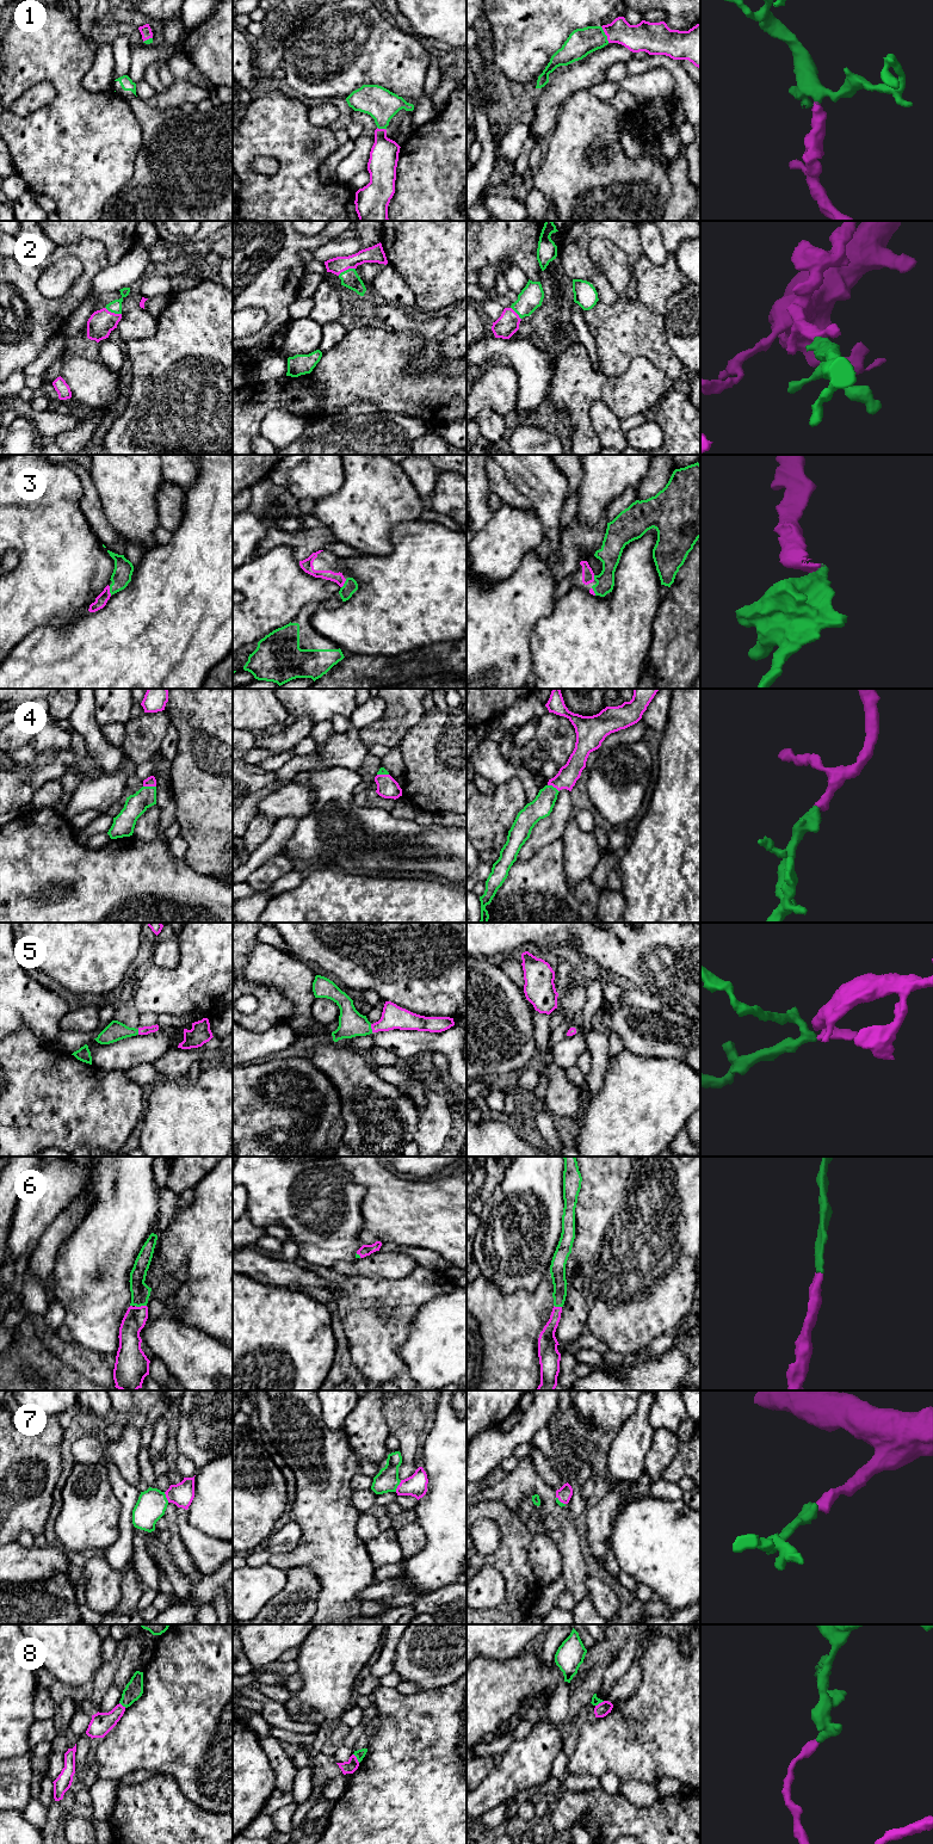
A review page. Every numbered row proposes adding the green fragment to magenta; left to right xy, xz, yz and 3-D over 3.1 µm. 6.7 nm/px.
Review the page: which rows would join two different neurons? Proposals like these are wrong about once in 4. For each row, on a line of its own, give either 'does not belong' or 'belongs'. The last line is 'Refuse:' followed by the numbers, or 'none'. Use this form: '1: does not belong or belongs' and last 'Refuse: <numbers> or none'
1: belongs
2: belongs
3: belongs
4: belongs
5: belongs
6: belongs
7: belongs
8: does not belong
Refuse: 8

